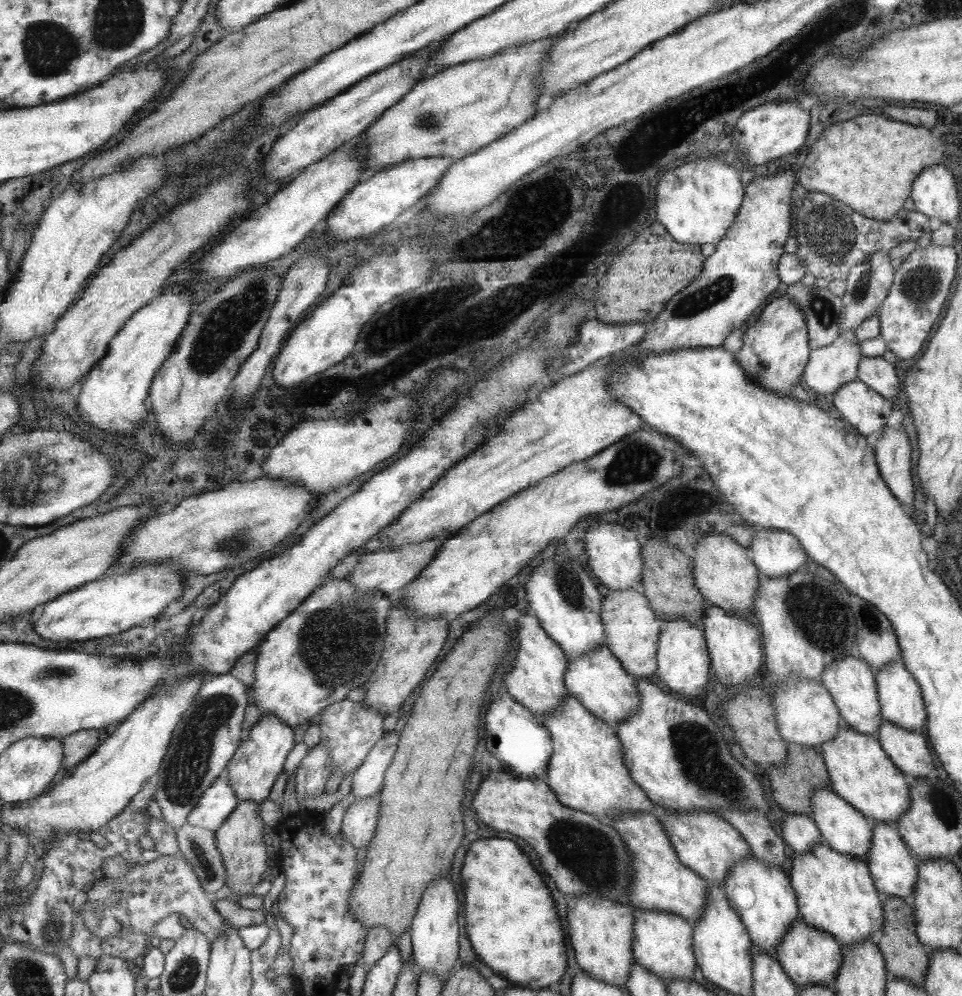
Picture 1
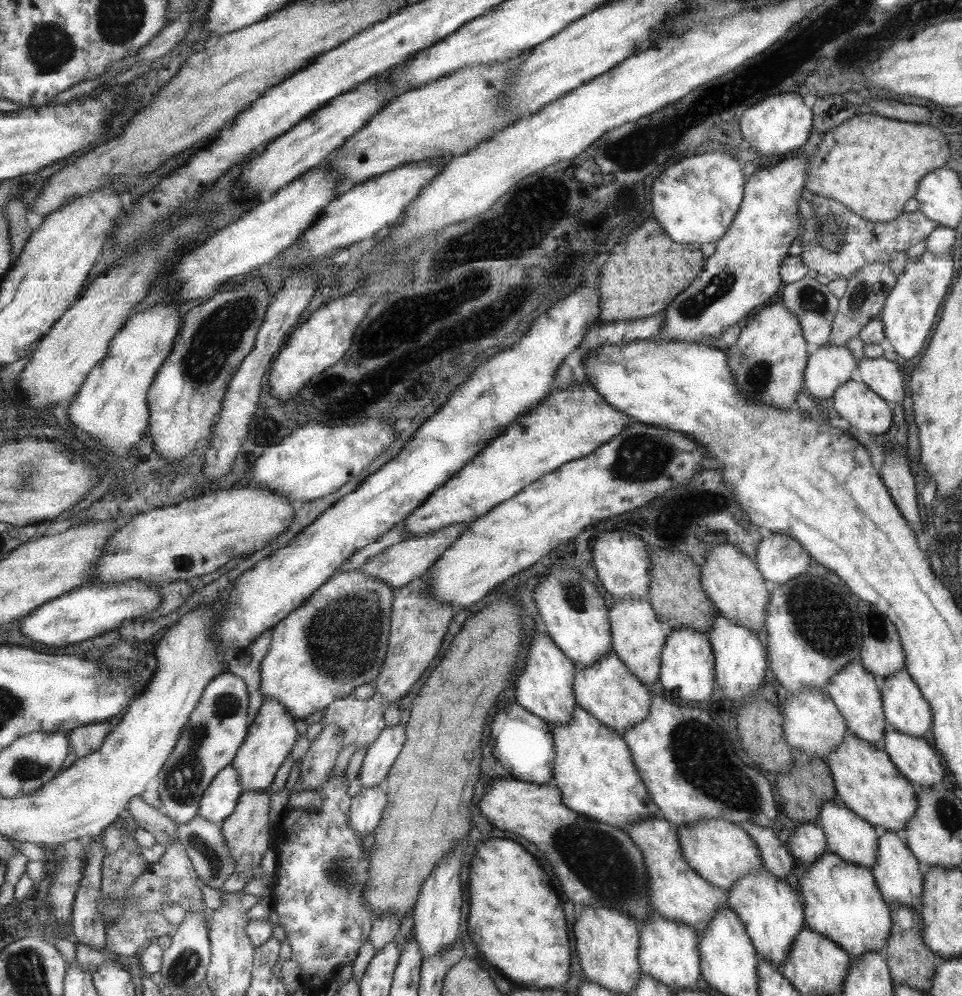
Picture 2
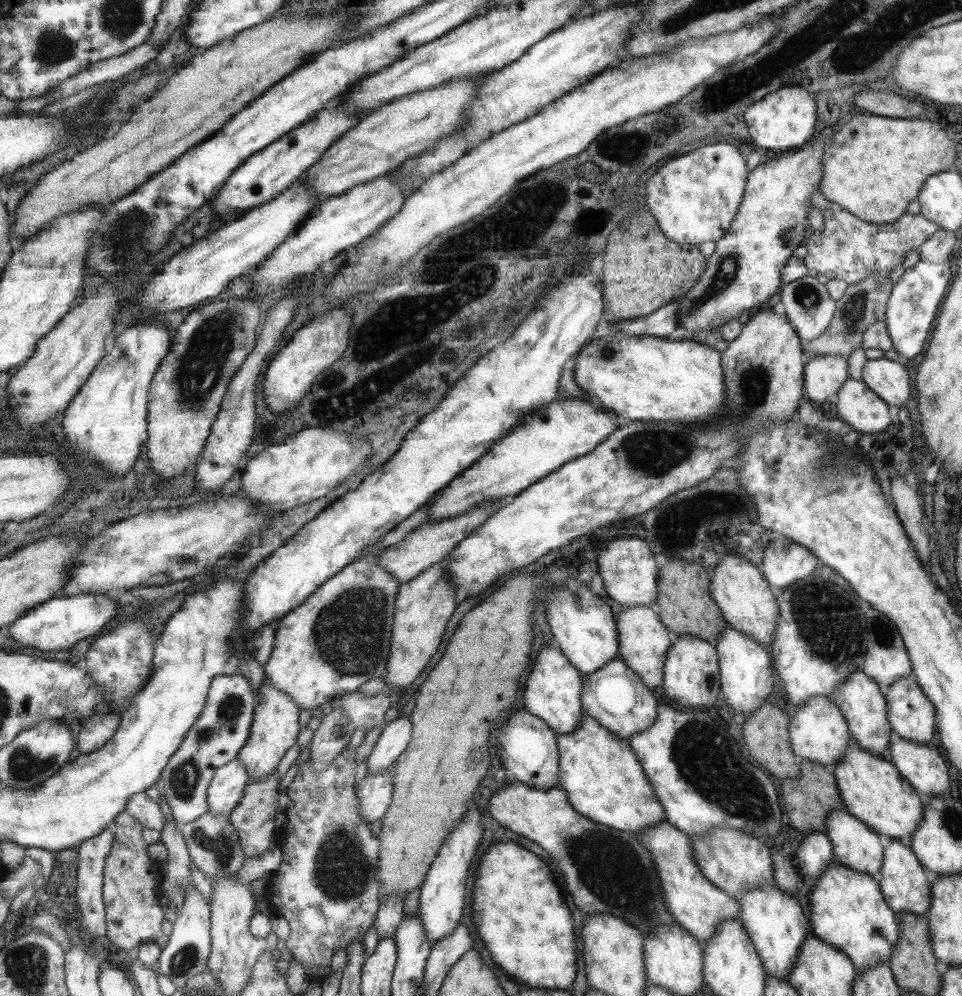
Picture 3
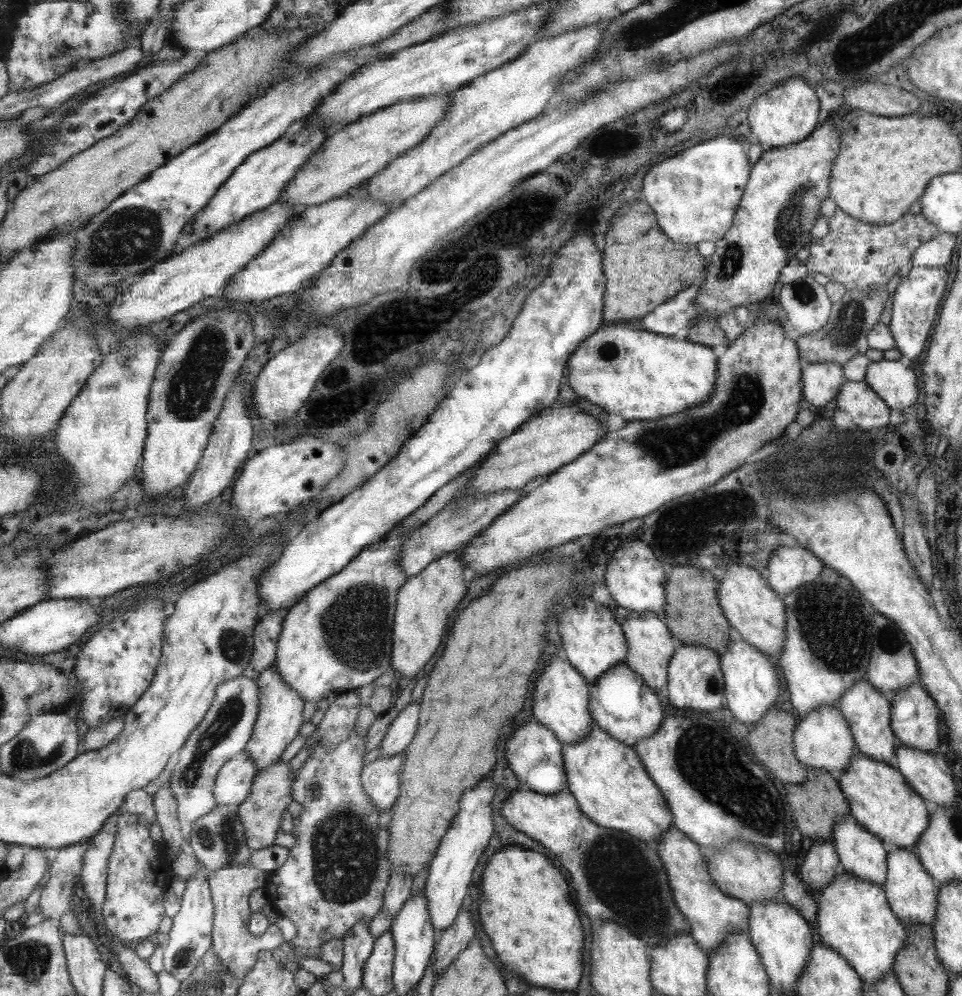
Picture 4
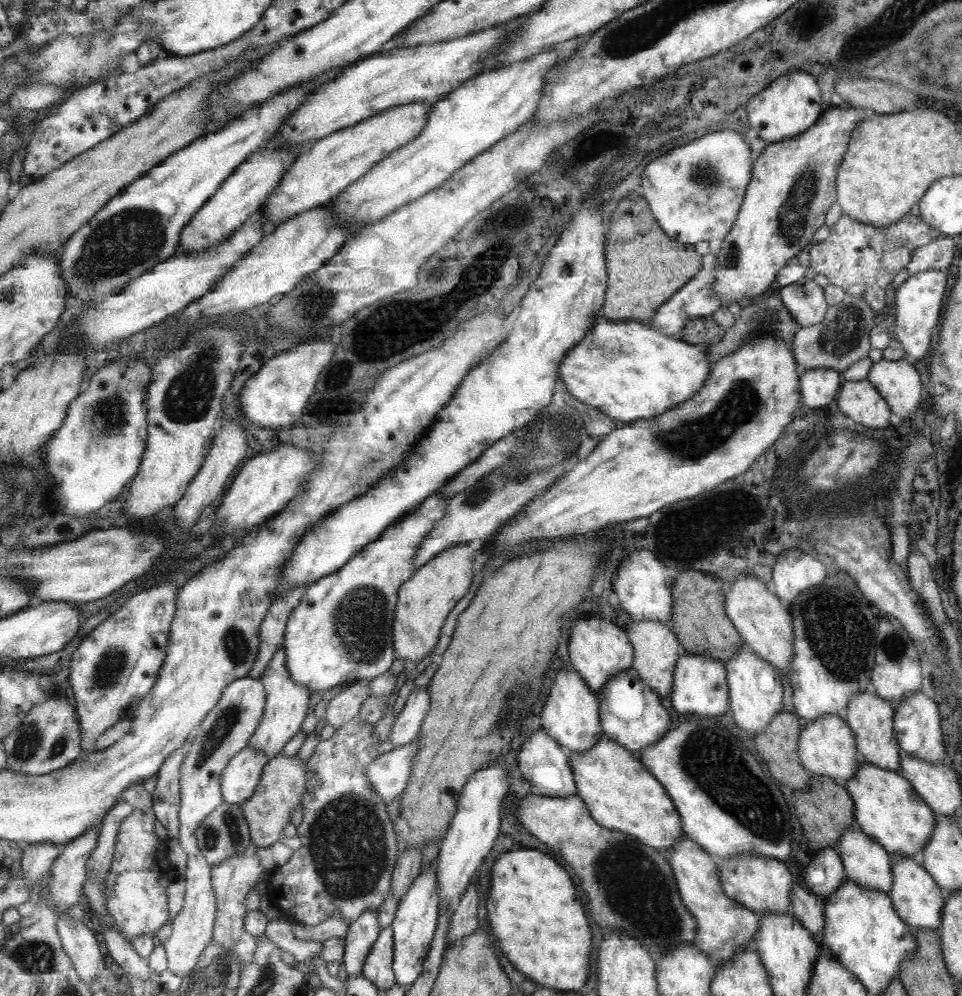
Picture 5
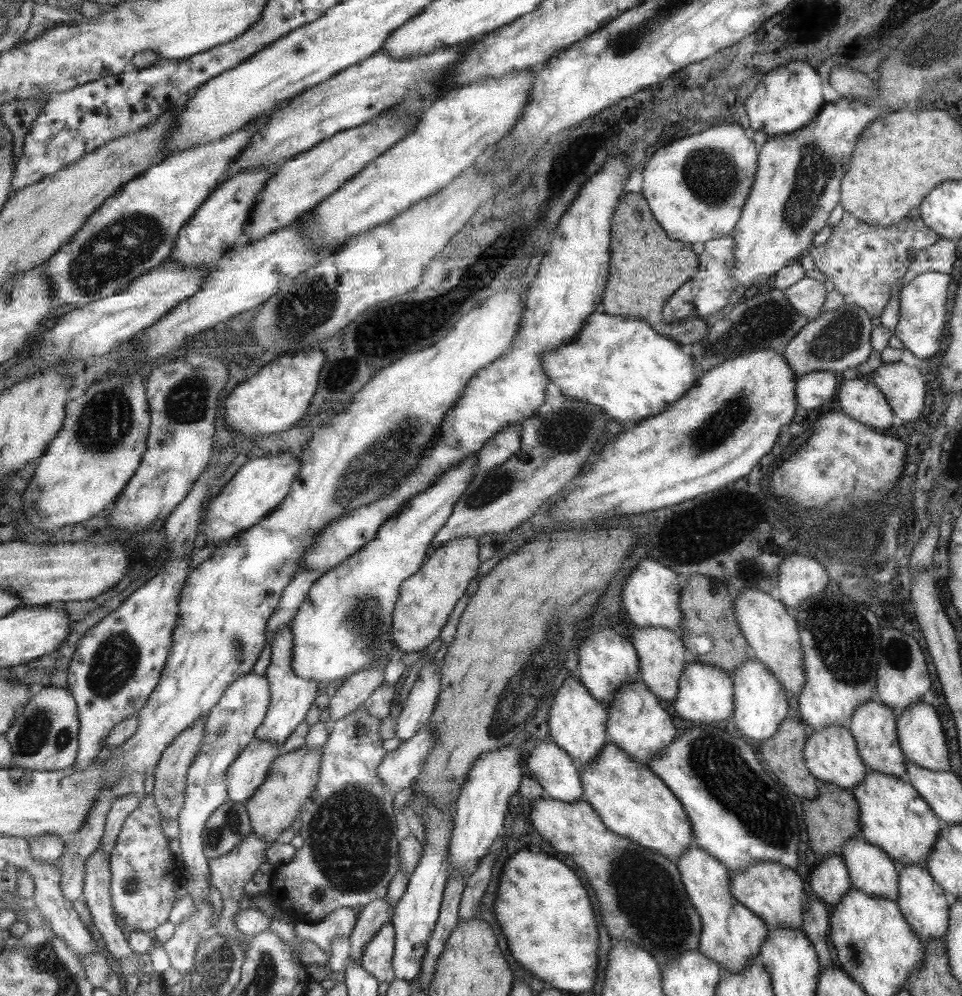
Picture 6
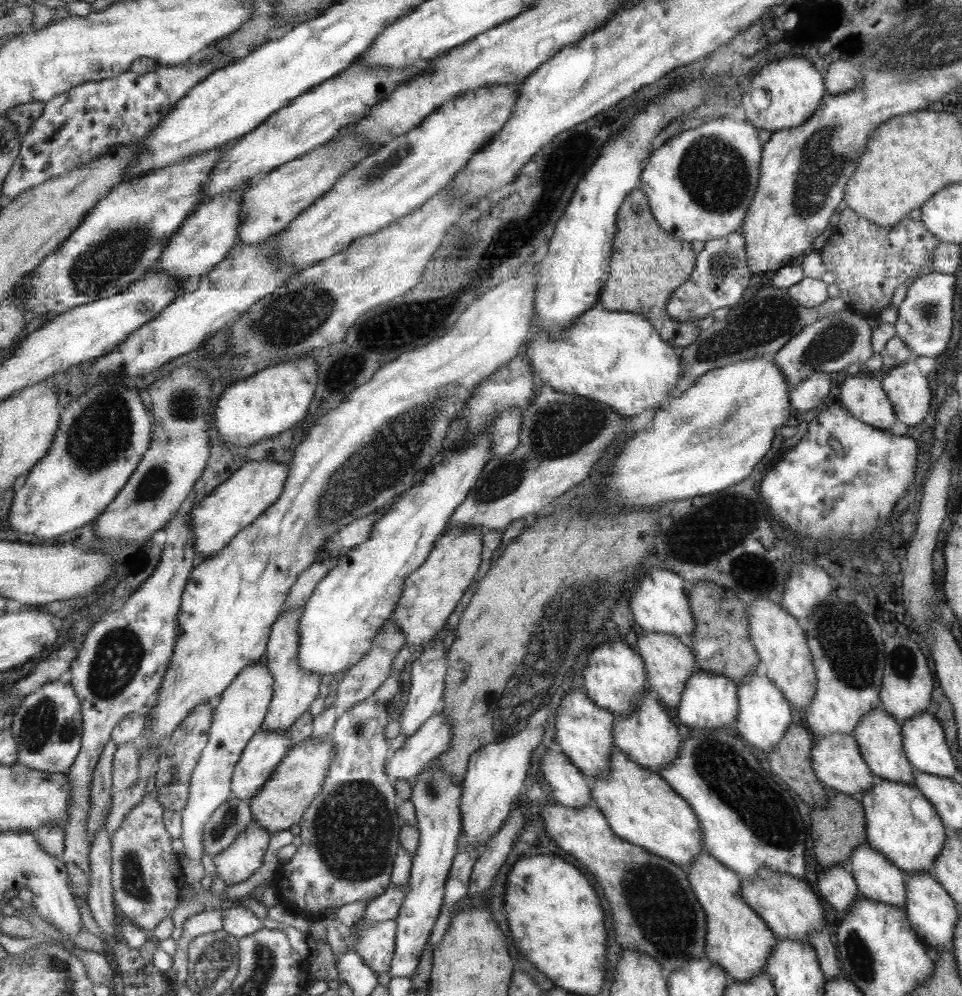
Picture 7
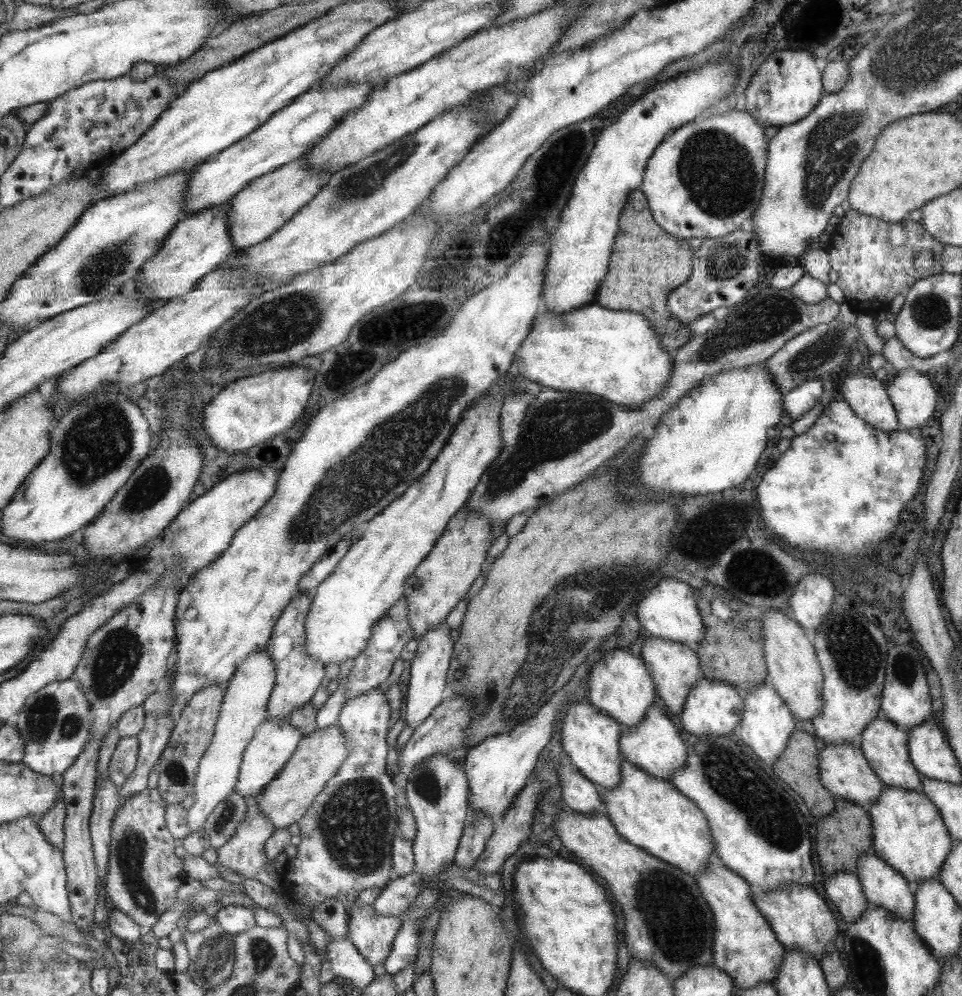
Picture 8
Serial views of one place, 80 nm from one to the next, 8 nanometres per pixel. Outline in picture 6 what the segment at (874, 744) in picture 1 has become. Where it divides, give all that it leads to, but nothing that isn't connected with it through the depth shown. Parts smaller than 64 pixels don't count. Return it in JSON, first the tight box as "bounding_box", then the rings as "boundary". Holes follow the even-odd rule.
{"bounding_box":[850,770,943,866],"boundary":[[[873,770],[850,792],[860,809],[860,836],[865,841],[887,853],[898,866],[925,864],[943,825],[912,784]]]}

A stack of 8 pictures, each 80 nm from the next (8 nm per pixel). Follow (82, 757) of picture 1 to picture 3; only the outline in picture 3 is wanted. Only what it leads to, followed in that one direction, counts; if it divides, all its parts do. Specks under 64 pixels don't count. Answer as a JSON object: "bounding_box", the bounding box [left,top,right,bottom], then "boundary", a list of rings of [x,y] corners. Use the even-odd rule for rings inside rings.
{"bounding_box":[77,714,121,755],"boundary":[[[121,714],[90,716],[84,728],[77,730],[78,755],[103,749],[121,727]]]}

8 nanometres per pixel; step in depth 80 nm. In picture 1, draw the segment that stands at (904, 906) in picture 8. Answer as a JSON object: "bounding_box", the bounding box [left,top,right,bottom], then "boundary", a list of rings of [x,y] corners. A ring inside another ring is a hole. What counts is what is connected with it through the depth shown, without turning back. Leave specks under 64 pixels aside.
{"bounding_box":[811,788,872,861],"boundary":[[[816,788],[812,793],[811,818],[817,828],[821,840],[829,848],[839,853],[849,854],[867,861],[869,847],[872,844],[872,827],[870,822],[861,812],[857,812],[848,801],[841,799],[829,788]]]}

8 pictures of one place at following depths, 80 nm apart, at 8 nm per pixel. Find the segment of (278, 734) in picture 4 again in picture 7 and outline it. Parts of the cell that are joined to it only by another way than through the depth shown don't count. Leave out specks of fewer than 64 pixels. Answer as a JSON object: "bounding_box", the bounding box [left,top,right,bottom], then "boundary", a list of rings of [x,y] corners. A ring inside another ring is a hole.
{"bounding_box":[261,606,323,732],"boundary":[[[305,606],[290,608],[273,625],[266,655],[268,667],[276,681],[275,695],[261,730],[289,732],[293,724],[297,724],[297,720],[305,715],[305,712],[310,711],[313,702],[319,697],[319,686],[321,686],[323,675],[318,672],[307,672],[300,663],[300,622],[305,609]]]}

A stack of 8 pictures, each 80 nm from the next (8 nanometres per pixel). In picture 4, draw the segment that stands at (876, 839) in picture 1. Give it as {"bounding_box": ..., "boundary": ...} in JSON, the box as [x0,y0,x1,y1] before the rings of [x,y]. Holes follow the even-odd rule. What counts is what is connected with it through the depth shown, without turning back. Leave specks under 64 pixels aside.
{"bounding_box":[883,848,941,926],"boundary":[[[897,848],[887,856],[886,883],[883,886],[888,904],[892,912],[907,926],[909,924],[932,924],[936,918],[938,906],[938,890],[941,885],[932,878],[932,875],[923,867],[914,851]]]}

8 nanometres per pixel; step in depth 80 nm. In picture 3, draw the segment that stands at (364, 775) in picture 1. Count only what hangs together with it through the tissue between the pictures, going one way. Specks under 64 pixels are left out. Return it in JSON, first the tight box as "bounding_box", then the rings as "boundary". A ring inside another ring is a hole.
{"bounding_box":[367,715,413,774],"boundary":[[[411,715],[408,718],[400,716],[388,723],[367,758],[367,772],[373,774],[392,768],[393,764],[409,749],[413,740],[413,731]]]}

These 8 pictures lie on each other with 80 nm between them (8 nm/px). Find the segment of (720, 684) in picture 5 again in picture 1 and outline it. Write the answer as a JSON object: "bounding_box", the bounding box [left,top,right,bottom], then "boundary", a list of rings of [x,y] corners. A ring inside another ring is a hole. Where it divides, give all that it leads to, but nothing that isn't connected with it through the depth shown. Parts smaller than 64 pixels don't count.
{"bounding_box":[656,620,709,698],"boundary":[[[687,620],[665,621],[665,628],[660,632],[656,650],[656,675],[674,695],[684,698],[701,696],[707,686],[709,676],[709,657],[705,650],[703,632]]]}

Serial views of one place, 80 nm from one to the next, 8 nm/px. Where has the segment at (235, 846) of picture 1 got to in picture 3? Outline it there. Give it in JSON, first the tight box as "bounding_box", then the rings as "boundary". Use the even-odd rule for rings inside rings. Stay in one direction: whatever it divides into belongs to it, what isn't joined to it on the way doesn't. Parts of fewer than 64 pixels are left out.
{"bounding_box":[231,772,281,859],"boundary":[[[275,772],[257,782],[250,782],[245,789],[245,796],[239,806],[231,813],[231,824],[241,840],[249,859],[260,857],[264,852],[271,850],[275,845],[276,819],[281,811],[281,778]]]}

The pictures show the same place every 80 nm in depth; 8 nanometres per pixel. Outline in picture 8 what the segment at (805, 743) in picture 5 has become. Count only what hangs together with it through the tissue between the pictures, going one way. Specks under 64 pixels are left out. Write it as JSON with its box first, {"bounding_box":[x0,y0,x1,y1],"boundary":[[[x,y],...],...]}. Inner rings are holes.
{"bounding_box":[817,742,883,808],"boundary":[[[848,742],[835,744],[820,744],[817,752],[818,767],[820,768],[821,784],[832,796],[849,800],[862,808],[869,808],[874,800],[880,798],[883,784],[877,780],[877,775],[871,766],[867,766],[861,752]]]}

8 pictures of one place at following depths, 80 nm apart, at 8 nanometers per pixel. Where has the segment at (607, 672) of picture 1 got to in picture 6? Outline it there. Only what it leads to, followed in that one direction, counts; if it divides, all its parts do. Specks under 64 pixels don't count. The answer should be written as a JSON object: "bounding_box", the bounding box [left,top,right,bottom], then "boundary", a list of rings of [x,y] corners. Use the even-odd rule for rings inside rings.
{"bounding_box":[606,681,675,765],"boundary":[[[642,681],[621,686],[613,695],[611,704],[606,707],[609,711],[607,742],[627,753],[633,761],[647,765],[651,759],[659,757],[667,749],[667,745],[673,743],[675,726],[671,722],[671,716],[659,706],[655,694]]]}

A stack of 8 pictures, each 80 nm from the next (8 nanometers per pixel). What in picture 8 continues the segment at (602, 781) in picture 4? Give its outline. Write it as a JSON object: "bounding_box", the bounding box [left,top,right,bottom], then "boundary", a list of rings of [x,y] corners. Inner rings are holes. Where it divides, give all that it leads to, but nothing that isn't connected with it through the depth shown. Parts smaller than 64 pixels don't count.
{"bounding_box":[602,760,714,878],"boundary":[[[621,760],[622,782],[611,790],[602,789],[605,808],[613,828],[629,844],[668,862],[682,873],[695,878],[706,871],[714,854],[712,832],[703,812],[669,781],[651,776],[634,764]]]}

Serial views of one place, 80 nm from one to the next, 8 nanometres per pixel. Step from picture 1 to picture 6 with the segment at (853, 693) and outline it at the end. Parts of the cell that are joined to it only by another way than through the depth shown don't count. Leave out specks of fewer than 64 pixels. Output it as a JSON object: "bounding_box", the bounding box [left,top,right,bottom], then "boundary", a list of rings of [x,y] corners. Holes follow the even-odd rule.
{"bounding_box":[847,700,906,779],"boundary":[[[877,700],[867,701],[867,703],[857,707],[853,717],[849,719],[847,729],[856,737],[861,760],[869,765],[871,771],[905,779],[906,777],[903,777],[903,774],[906,774],[905,766],[903,766],[900,744],[897,744],[898,732],[895,732],[894,715],[892,710],[885,707],[881,702]]]}

